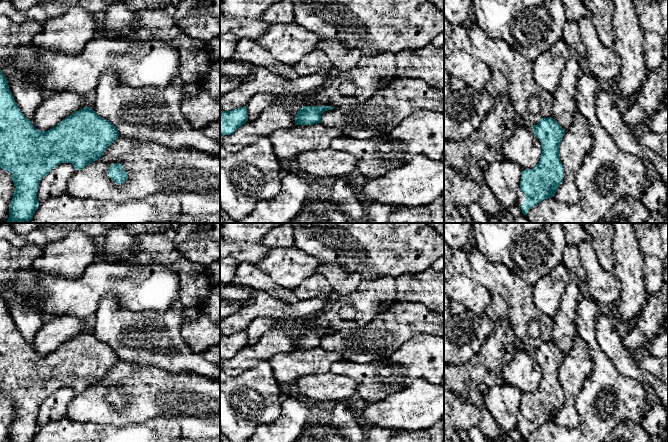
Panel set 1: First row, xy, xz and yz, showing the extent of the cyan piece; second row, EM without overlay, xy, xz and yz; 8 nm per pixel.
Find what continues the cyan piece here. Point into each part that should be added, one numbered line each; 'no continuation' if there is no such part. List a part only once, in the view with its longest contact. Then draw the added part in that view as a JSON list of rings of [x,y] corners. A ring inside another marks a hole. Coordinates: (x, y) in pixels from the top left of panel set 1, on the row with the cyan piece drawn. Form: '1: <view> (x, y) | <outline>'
1: yz (520, 196) | [[[520,191],[520,192],[517,194],[517,204],[518,204],[519,206],[521,206],[521,205],[523,204],[524,200],[525,200],[525,194],[524,194],[522,191]]]

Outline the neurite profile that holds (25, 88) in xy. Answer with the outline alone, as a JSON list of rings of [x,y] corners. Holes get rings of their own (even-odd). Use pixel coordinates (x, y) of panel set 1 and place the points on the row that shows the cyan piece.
[[[3,67],[1,71],[7,79],[16,104],[31,121],[44,97],[38,79],[33,74],[19,72],[13,67]]]

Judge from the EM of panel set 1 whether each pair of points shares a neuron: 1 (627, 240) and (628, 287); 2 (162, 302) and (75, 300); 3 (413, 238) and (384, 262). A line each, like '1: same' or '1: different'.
1: same
2: same
3: same

